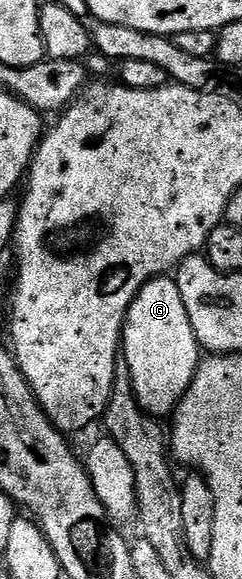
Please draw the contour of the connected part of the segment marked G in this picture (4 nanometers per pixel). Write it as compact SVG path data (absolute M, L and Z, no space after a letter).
M177 278L153 279L136 293L126 314L120 351L141 407L155 417L169 416L192 385L200 362L198 338L188 321Z

